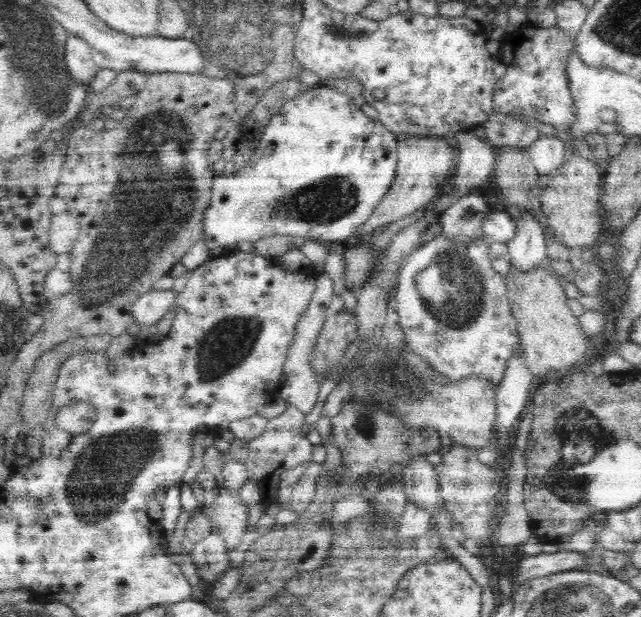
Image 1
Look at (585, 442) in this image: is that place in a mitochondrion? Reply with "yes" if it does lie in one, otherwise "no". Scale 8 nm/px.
yes

